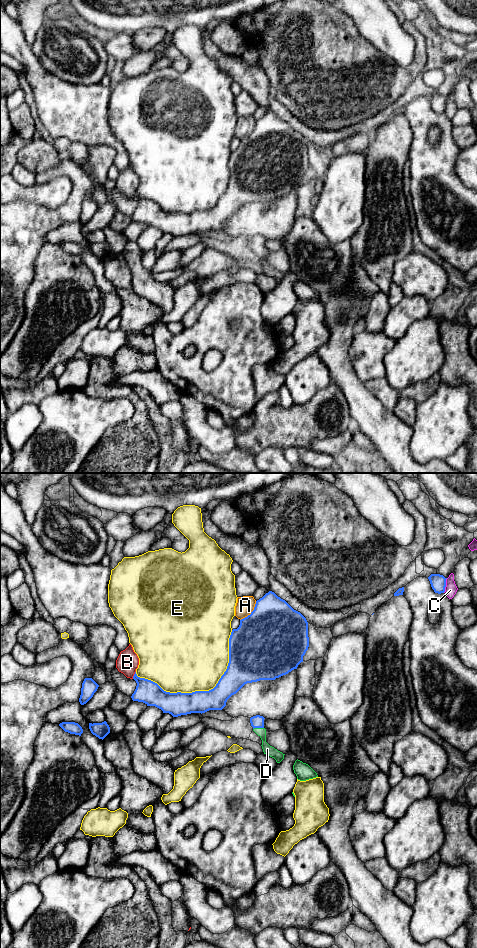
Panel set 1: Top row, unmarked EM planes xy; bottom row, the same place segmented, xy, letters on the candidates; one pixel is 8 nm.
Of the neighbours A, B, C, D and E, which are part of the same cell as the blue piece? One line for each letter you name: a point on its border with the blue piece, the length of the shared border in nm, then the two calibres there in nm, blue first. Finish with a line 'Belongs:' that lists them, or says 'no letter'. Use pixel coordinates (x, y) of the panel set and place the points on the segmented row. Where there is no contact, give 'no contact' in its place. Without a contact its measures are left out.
D: xy (258, 727) | 90 nm | 100/80 nm
Belongs: D

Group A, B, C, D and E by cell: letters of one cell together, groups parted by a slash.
A / B / C / D / E

